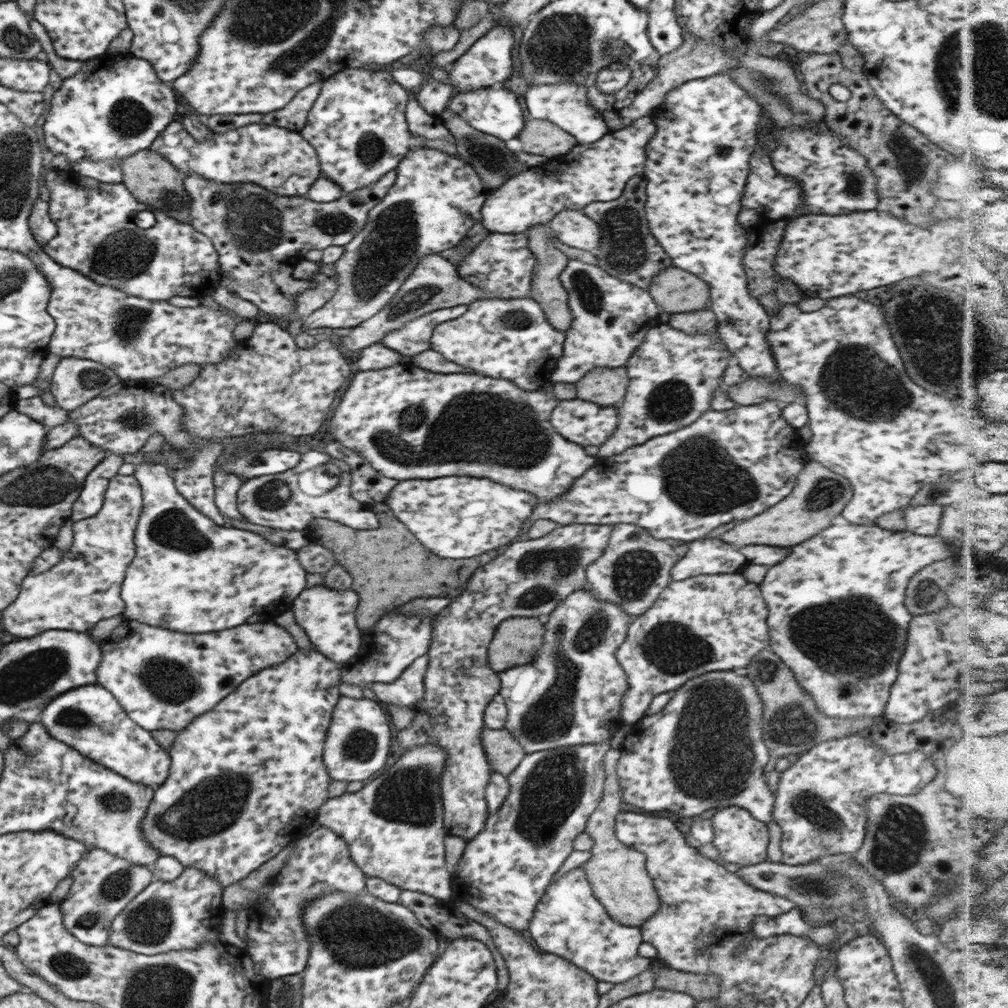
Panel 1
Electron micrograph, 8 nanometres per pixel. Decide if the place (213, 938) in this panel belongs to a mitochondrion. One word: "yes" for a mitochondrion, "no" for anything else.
no

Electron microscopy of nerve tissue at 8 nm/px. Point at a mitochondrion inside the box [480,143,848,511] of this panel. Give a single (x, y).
(624, 250)

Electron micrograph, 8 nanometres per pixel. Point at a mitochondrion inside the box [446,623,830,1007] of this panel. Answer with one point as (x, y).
(708, 759)

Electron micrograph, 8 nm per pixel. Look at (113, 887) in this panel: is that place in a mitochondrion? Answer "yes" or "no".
yes

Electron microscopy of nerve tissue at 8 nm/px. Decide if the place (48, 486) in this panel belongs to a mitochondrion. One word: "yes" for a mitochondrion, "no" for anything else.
yes

